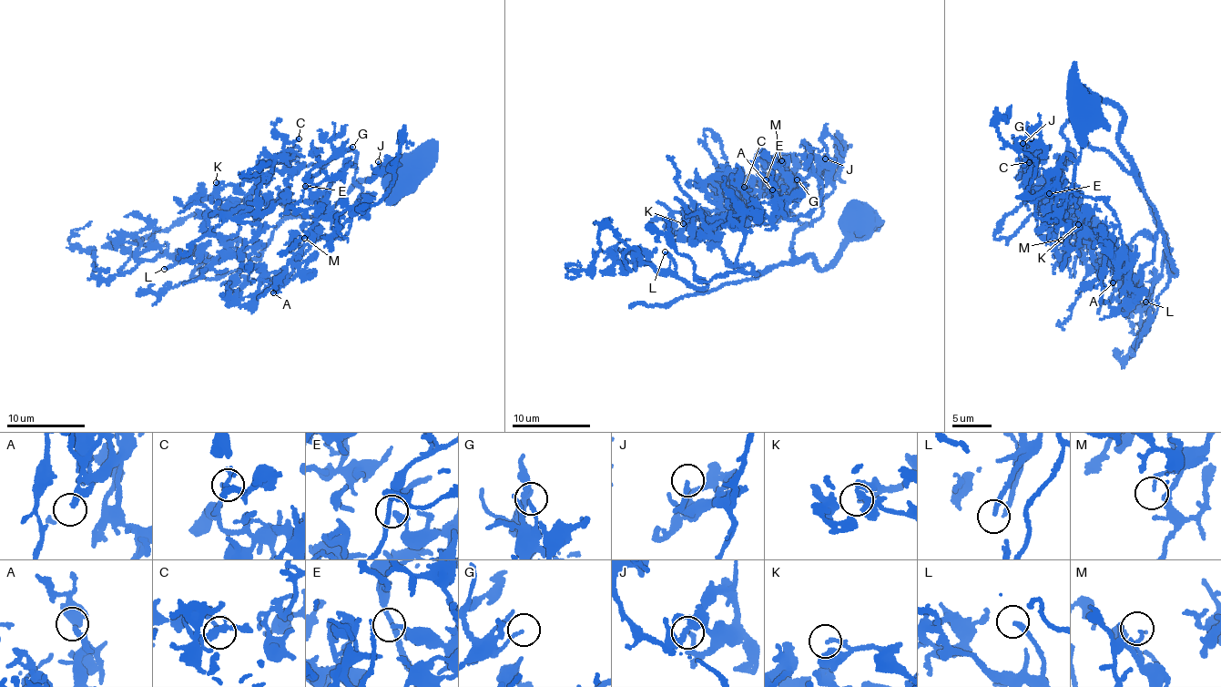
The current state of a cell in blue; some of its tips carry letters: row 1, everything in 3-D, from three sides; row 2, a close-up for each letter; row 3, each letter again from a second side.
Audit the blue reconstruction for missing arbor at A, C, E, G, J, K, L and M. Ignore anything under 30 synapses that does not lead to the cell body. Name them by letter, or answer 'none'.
J, L

